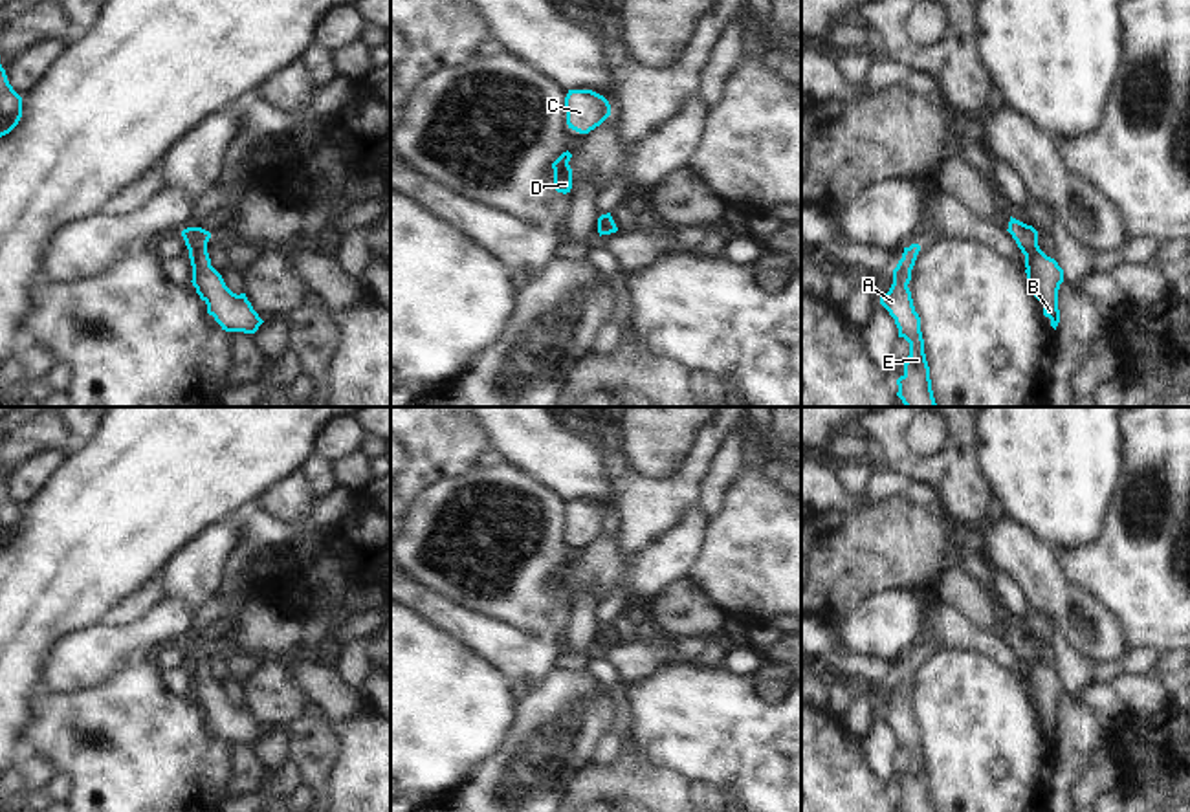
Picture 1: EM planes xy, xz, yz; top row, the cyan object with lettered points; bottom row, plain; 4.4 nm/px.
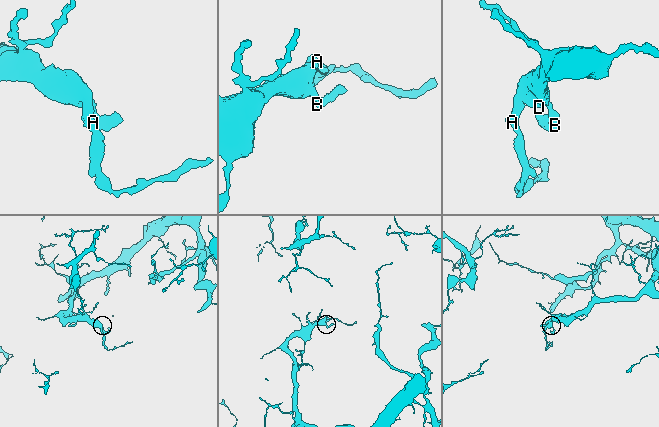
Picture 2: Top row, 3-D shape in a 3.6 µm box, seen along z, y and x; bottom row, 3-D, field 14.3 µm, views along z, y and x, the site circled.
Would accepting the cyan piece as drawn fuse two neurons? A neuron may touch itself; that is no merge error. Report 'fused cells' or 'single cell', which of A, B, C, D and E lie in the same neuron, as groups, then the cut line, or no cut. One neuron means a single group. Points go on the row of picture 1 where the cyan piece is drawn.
single cell; A B C D E; no cut

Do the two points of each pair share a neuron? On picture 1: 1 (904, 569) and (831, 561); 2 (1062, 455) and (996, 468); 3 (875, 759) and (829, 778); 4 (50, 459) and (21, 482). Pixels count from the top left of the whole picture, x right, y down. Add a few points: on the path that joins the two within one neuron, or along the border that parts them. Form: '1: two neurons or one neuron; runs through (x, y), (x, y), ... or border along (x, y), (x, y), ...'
1: one neuron; runs through (886, 561), (849, 561)
2: one neuron; runs through (1046, 455), (1013, 457)
3: two neurons; border along (862, 741), (866, 765), (888, 785)
4: one neuron; runs through (43, 464), (28, 479)

